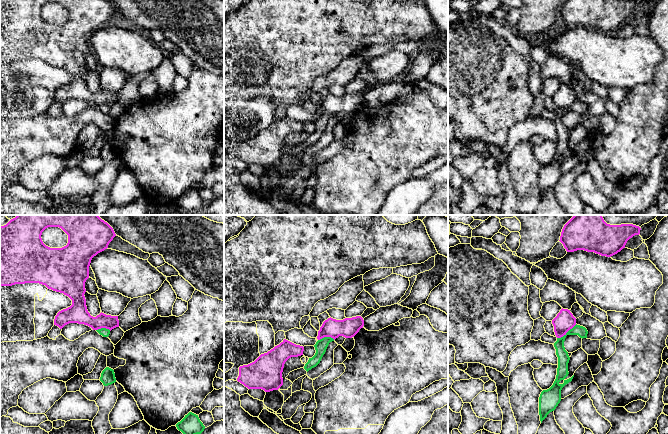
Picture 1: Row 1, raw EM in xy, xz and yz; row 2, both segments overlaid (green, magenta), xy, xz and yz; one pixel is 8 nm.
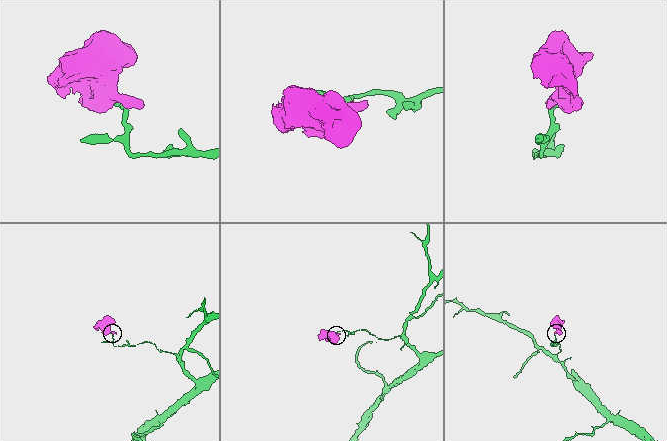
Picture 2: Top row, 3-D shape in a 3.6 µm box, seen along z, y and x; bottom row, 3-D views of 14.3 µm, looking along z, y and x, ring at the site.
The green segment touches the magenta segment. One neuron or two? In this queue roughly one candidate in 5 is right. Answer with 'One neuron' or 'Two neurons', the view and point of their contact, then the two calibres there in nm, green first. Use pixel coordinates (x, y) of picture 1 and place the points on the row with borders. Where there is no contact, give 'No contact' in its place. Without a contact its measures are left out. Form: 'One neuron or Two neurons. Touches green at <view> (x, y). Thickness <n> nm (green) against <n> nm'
Two neurons. Touches green at yz (567, 332). Thickness 100 nm (green) against 160 nm

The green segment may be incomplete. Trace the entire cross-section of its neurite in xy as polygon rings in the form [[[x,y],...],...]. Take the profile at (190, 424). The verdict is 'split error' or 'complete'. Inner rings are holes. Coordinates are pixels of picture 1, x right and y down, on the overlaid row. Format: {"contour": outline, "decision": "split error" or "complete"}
{"contour": [[[192,412],[185,415],[185,417],[176,424],[176,427],[183,434],[201,434],[205,429],[198,415]]], "decision": "complete"}

